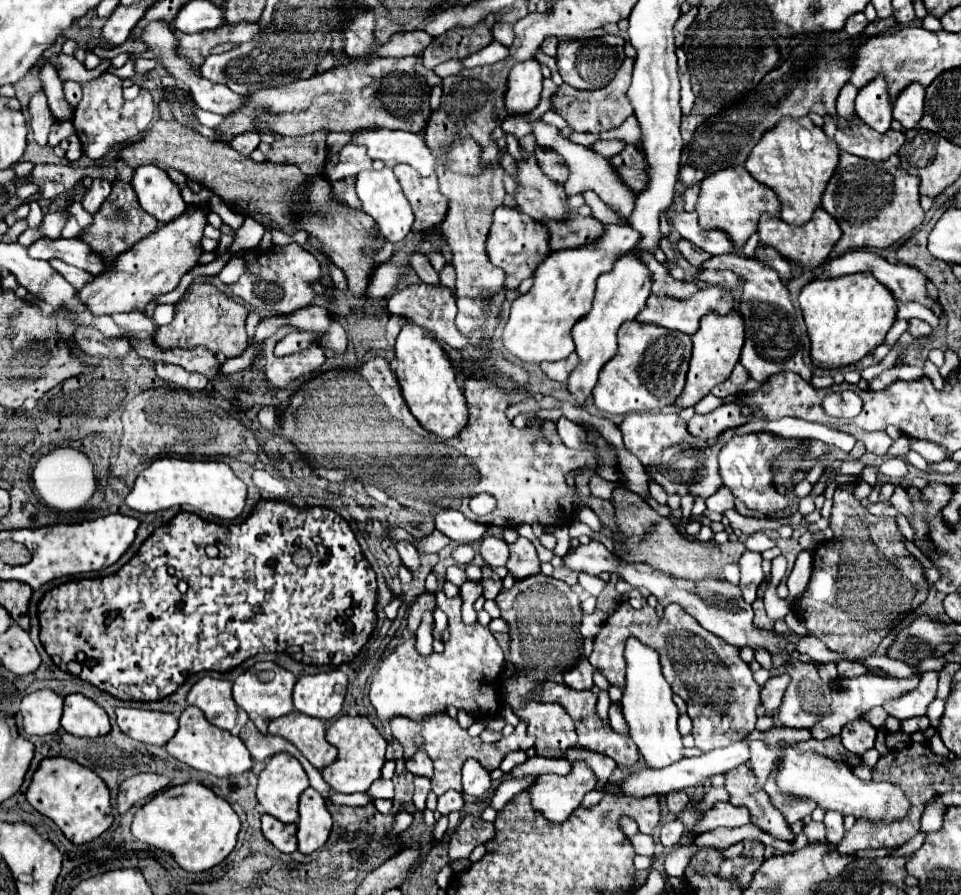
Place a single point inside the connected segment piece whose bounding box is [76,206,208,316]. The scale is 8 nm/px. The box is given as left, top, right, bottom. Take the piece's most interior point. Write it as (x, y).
(153, 266)

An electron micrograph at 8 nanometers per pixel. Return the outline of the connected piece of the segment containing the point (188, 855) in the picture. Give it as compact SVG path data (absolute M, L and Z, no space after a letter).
M198 782L172 786L144 804L132 822L132 834L170 856L188 872L204 872L220 864L236 846L240 830L238 814L232 806Z

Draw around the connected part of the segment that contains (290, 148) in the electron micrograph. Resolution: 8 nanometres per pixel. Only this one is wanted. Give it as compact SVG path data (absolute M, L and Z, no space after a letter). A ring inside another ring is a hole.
M326 130L298 136L298 138L278 138L272 144L272 150L266 154L268 162L288 162L298 164L302 174L316 178L324 174L324 146Z

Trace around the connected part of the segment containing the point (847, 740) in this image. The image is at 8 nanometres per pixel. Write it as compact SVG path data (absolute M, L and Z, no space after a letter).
M854 720L848 726L842 728L840 732L842 744L850 754L862 756L866 750L870 750L874 746L874 738L876 738L876 728L868 722L862 720Z

